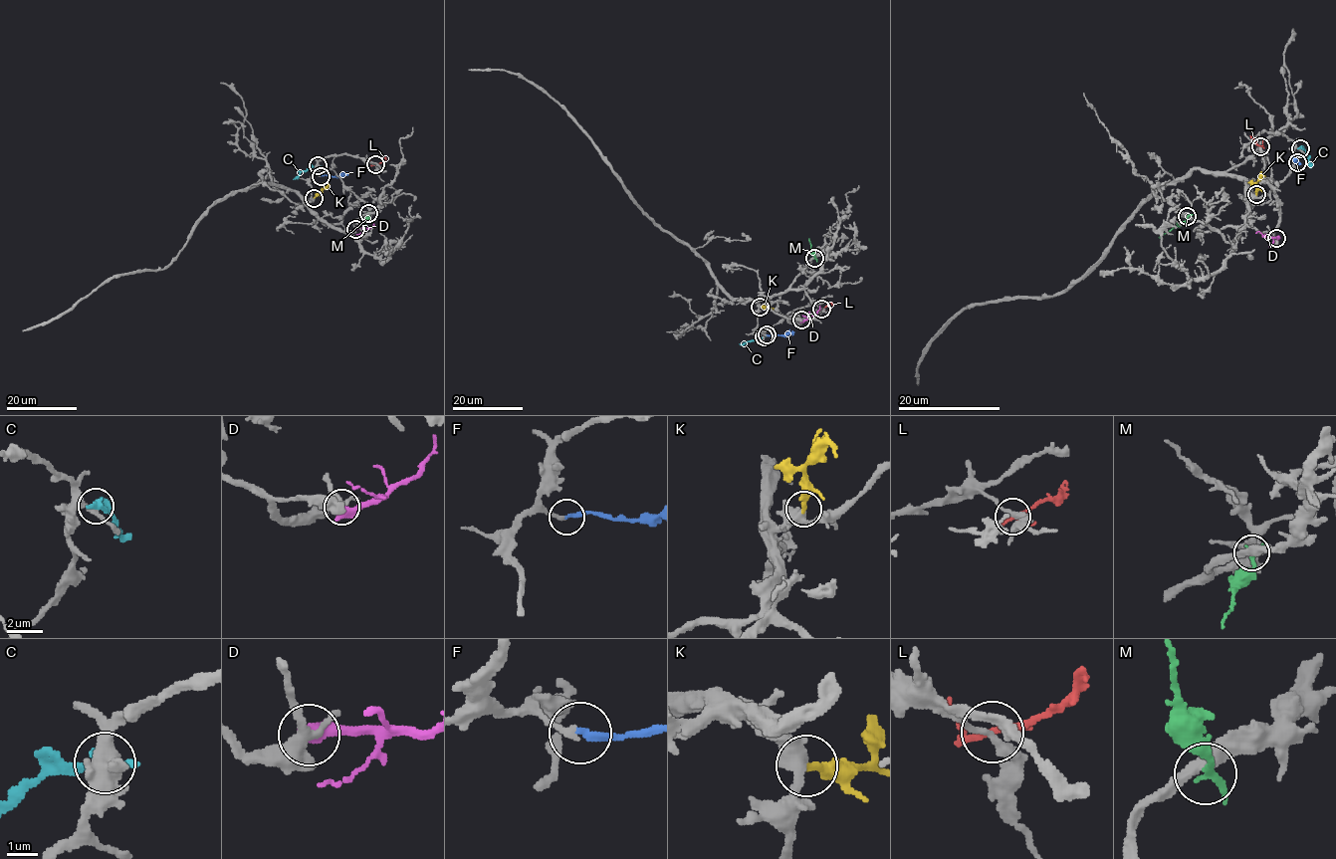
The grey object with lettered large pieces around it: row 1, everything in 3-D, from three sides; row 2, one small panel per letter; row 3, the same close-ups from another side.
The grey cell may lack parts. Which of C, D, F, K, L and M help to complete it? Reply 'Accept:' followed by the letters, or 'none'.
Accept: F, K

